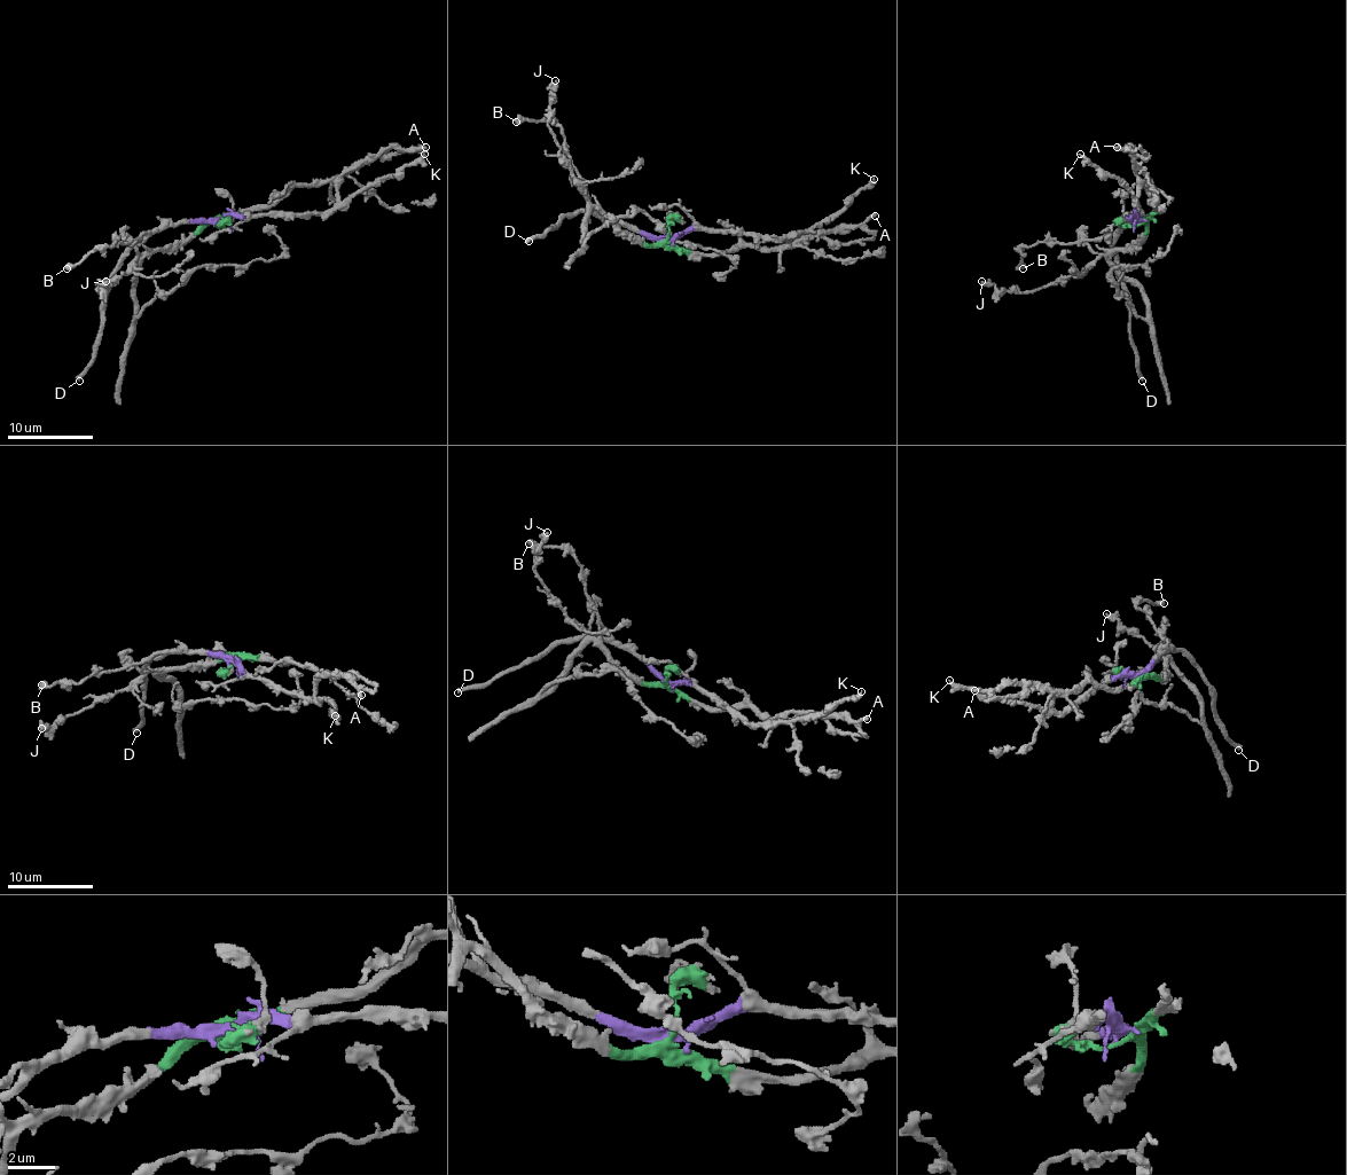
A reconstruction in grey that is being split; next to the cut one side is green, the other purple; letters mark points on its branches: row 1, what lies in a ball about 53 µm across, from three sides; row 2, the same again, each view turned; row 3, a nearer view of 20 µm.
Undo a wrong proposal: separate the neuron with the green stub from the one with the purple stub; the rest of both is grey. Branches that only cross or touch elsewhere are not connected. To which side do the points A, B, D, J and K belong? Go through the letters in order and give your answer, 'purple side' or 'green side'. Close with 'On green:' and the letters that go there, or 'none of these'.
A: green side
B: purple side
D: purple side
J: green side
K: purple side
On green: A, J

